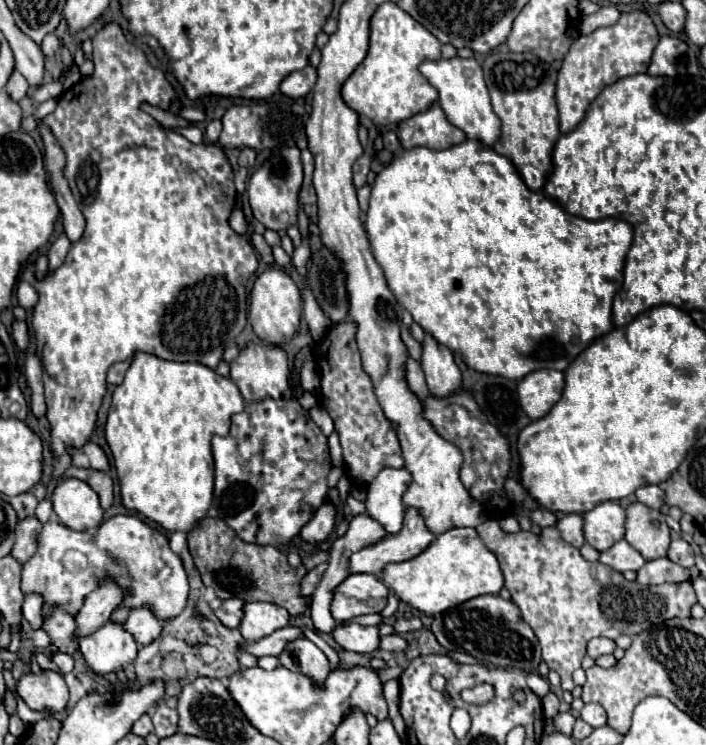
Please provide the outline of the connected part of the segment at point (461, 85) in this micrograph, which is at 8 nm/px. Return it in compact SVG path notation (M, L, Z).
M453 57L453 59L425 61L421 65L421 73L439 91L439 105L445 111L447 121L459 127L467 135L467 139L479 141L485 149L493 147L493 143L499 139L501 133L501 121L491 109L491 99L489 99L487 85L483 81L481 65L475 59Z

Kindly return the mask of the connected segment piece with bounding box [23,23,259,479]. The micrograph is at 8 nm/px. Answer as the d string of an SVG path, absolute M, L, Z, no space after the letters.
M107 23L93 37L93 61L93 75L67 89L55 111L43 119L63 147L63 175L79 209L85 211L87 227L83 237L71 245L67 263L47 273L43 281L35 281L33 267L23 271L23 279L33 283L39 293L33 323L47 329L43 369L57 383L57 387L45 387L55 479L61 479L73 465L67 449L79 449L89 441L107 391L105 375L113 363L127 361L135 351L145 351L169 361L197 361L211 369L219 365L225 345L245 327L245 283L259 265L249 237L235 233L229 225L235 183L225 151L217 145L193 145L139 109L145 102L169 109L175 89L163 71L147 61L143 49L131 43L117 23Z

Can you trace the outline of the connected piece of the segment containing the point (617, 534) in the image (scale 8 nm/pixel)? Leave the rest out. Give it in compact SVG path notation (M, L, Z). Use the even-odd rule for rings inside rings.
M605 501L583 517L585 541L597 551L607 551L625 535L625 509L617 501Z

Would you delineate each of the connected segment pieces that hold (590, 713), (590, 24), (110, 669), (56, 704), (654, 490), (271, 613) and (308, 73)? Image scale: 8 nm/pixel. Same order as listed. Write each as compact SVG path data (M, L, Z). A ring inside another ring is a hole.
M587 703L581 709L581 719L585 719L591 727L603 727L603 725L607 725L607 713L597 703Z
M603 5L599 11L583 17L583 21L581 21L581 33L587 35L587 33L593 33L593 31L599 29L599 27L615 25L617 19L619 19L619 15L621 15L621 13L617 11L615 5Z
M107 621L99 631L77 639L87 665L97 673L115 673L131 665L137 655L137 643L121 623Z
M55 671L23 673L15 689L33 711L61 713L69 701L69 689L65 685L65 679Z
M645 485L645 487L639 487L635 491L637 495L637 501L645 503L647 507L651 509L661 509L663 505L663 491L657 487L657 485Z
M247 603L243 611L245 617L239 625L239 631L247 643L255 643L289 625L287 609L273 603Z
M307 65L303 71L293 71L291 75L287 75L287 79L283 79L281 93L293 99L305 97L313 89L315 81L317 81L317 73L311 65Z

